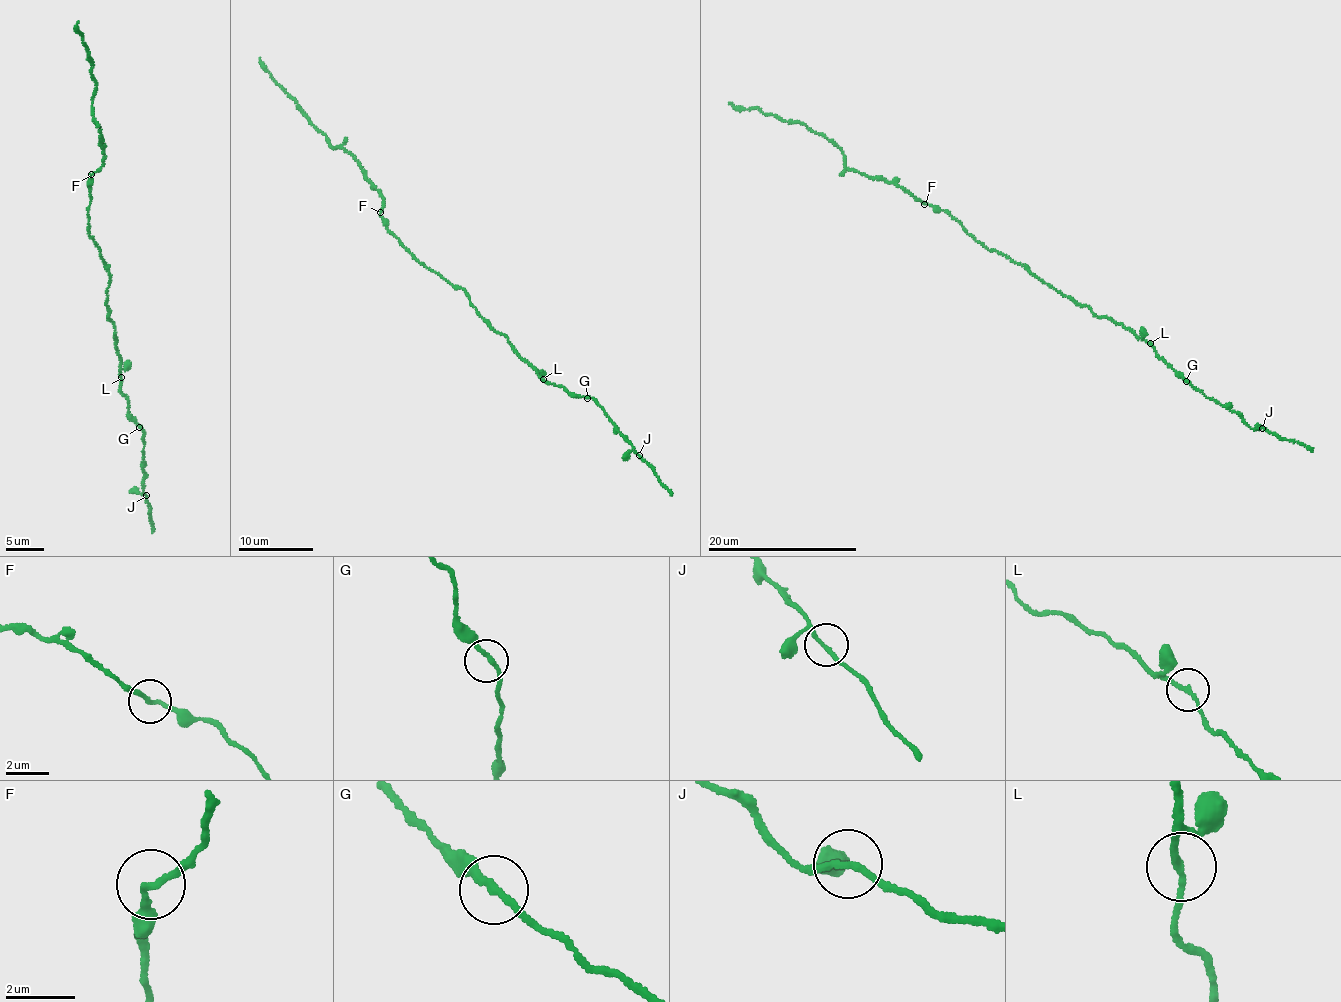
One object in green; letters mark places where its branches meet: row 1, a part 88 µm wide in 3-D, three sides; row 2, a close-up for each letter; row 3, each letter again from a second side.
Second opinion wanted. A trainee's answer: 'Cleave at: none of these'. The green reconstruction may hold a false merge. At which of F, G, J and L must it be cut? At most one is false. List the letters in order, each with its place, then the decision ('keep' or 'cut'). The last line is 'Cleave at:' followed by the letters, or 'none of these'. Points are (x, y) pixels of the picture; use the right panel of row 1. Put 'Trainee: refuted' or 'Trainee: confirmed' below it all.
F: place (924, 204); keep
G: place (1186, 381); keep
J: place (1262, 428); keep
L: place (1150, 343); keep
Cleave at: none of these
Trainee: confirmed

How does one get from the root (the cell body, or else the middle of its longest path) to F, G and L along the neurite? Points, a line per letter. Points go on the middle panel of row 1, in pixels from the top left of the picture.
F: (453, 285), (418, 261), (403, 246), (387, 229), (387, 221), (380, 211)
G: (453, 285), (465, 291), (479, 317), (508, 338), (514, 353), (545, 382), (587, 398)
L: (453, 285), (465, 291), (479, 317), (508, 338), (514, 353), (543, 379)

